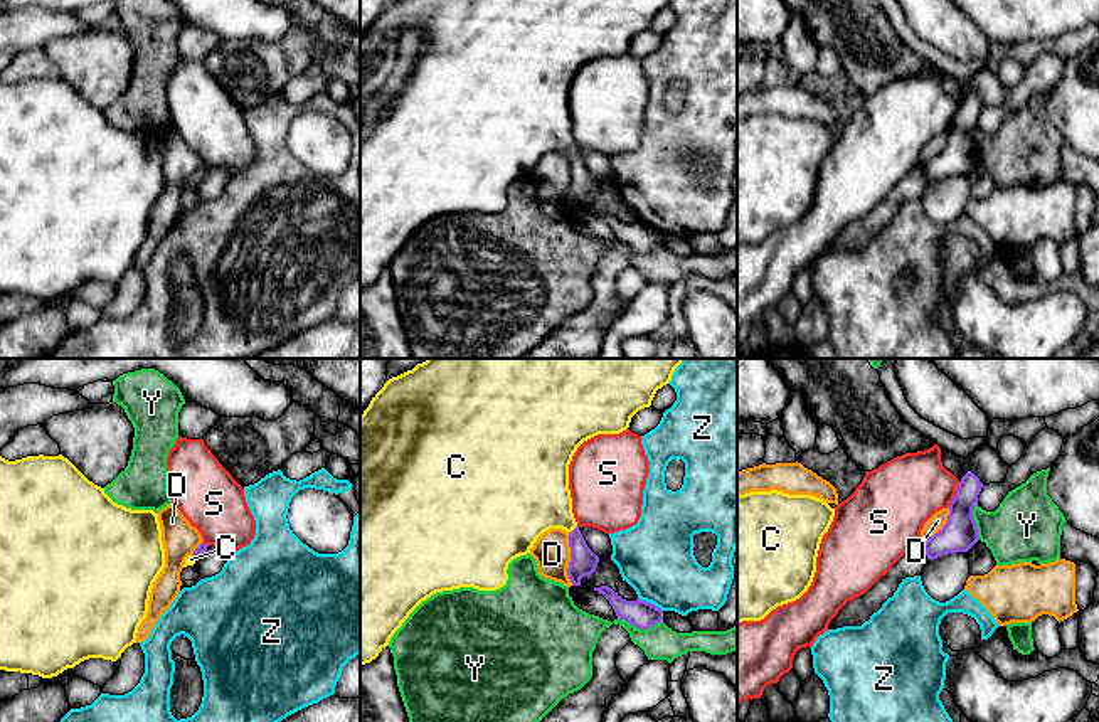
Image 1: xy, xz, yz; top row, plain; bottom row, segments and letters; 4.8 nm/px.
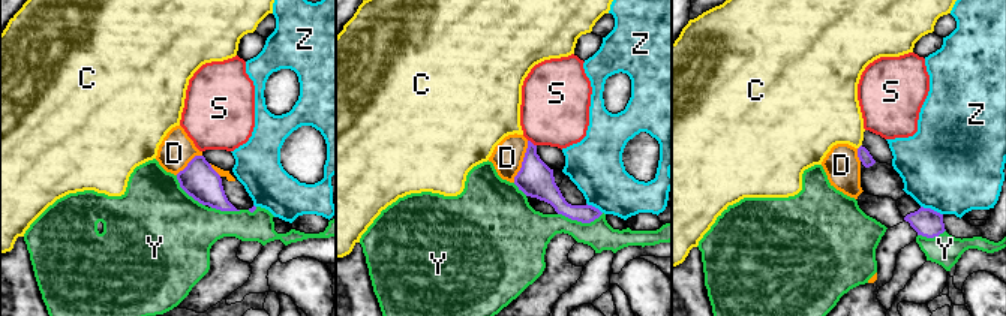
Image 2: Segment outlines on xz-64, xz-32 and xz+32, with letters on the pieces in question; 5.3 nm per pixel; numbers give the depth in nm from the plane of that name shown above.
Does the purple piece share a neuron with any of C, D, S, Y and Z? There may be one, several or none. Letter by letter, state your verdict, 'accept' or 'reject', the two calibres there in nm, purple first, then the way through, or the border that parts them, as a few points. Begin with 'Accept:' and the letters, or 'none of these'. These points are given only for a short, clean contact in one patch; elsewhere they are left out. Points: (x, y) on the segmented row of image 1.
Accept: C
C: accept | 130/340 nm | across xz (583, 562), (574, 529), (547, 504), (534, 497)
D: reject | 130/180 nm | along xz (569, 532), (568, 578), (573, 584)
S: reject | 170/340 nm
Y: reject | 130/160 nm
Z: reject | 130/360 nm | along xz (638, 598), (653, 603), (662, 611)

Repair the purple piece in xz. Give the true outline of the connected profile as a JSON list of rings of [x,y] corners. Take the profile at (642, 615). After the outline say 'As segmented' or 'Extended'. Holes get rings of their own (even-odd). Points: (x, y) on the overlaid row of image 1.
[[[608,586],[594,587],[594,591],[609,601],[619,619],[628,621],[634,628],[650,629],[656,623],[663,621],[663,611],[651,603],[641,599],[626,601]]]. As segmented

